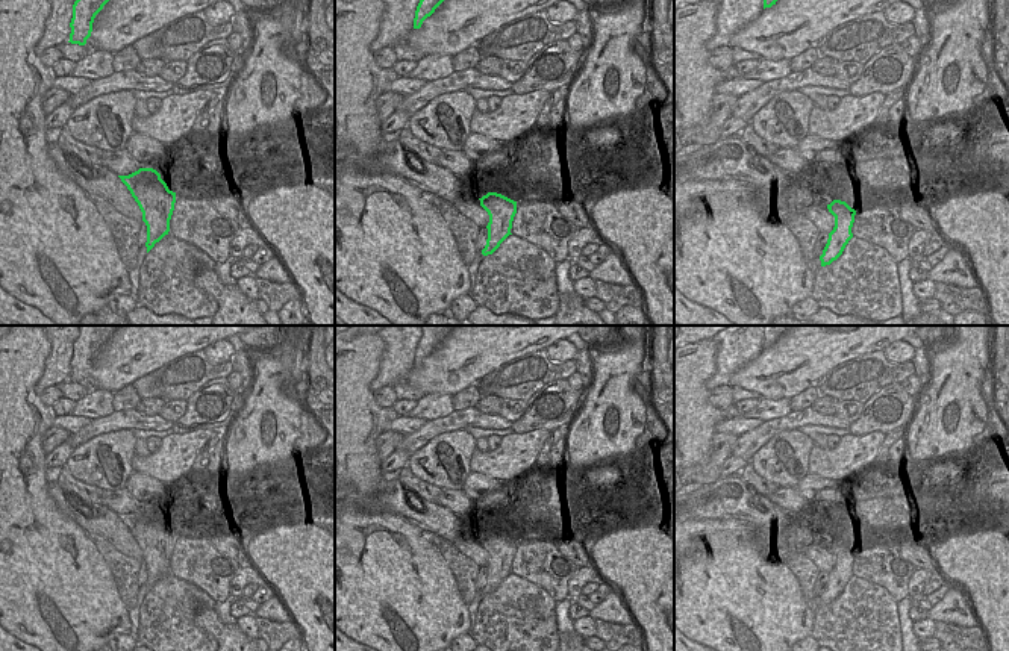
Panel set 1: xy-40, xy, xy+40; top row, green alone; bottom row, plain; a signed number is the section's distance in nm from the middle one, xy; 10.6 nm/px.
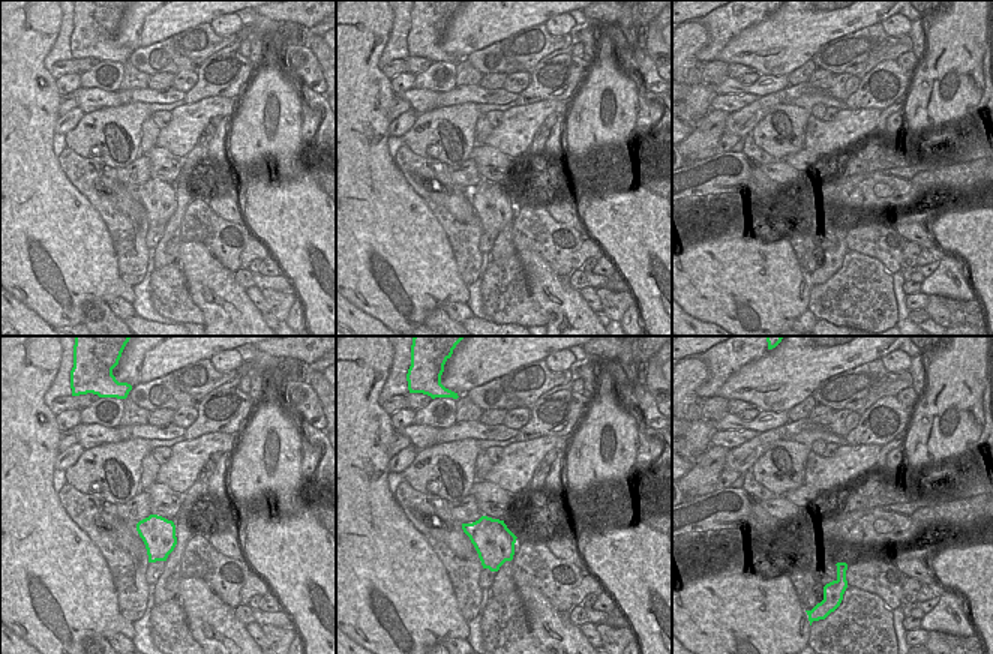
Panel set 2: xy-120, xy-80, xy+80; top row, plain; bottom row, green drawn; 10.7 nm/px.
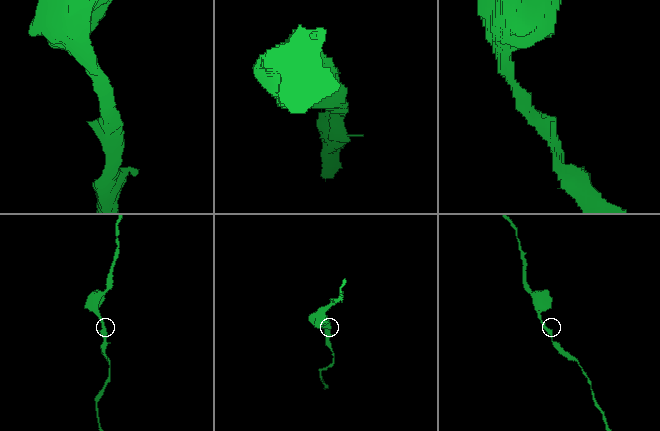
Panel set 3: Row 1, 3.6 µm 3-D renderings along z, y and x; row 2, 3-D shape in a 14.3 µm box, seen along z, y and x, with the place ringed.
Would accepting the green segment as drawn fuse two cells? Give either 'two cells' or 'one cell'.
one cell

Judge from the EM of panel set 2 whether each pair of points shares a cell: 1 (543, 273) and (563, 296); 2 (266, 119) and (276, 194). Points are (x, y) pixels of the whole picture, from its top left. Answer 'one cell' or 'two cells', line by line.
1: one cell
2: one cell

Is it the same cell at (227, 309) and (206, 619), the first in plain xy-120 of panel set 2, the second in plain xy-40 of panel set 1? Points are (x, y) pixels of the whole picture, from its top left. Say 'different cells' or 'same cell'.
same cell

